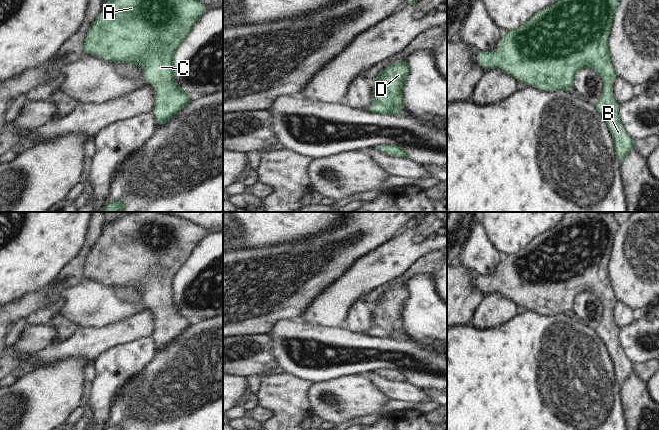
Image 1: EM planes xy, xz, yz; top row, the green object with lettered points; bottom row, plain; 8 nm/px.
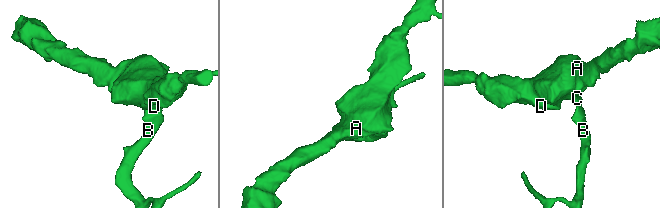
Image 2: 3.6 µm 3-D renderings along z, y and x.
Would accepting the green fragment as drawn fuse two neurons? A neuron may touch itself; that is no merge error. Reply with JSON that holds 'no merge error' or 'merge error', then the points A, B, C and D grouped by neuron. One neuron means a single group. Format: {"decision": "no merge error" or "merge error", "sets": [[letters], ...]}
{"decision": "no merge error", "sets": [["A", "B", "C", "D"]]}

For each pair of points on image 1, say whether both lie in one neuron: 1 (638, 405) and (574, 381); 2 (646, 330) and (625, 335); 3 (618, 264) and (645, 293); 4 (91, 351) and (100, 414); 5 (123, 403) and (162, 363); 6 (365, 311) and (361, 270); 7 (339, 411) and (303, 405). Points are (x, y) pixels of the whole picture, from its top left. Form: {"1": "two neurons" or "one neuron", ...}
{"1": "two neurons", "2": "one neuron", "3": "one neuron", "4": "two neurons", "5": "one neuron", "6": "two neurons", "7": "two neurons"}

